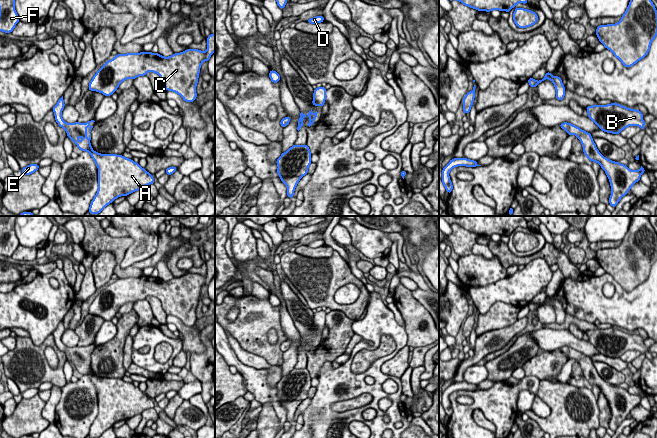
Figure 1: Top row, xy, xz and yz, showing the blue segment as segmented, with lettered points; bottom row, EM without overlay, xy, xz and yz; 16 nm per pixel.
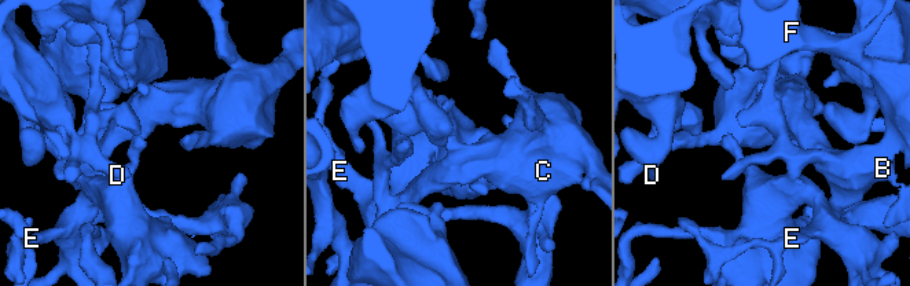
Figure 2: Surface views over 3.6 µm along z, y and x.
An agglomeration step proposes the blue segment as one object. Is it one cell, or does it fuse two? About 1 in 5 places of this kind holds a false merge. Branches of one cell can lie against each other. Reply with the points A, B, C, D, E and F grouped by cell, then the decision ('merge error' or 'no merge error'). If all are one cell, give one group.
A B C D E F; no merge error

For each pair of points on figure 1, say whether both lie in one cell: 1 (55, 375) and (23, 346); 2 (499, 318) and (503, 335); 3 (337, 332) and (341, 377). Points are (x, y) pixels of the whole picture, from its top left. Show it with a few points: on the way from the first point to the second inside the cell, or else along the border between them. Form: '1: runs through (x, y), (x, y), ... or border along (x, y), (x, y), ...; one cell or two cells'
1: runs through (46, 369), (33, 355), (32, 350); one cell
2: border along (517, 319), (509, 325), (487, 330), (479, 335); two cells
3: border along (331, 361), (324, 363), (316, 377); two cells

